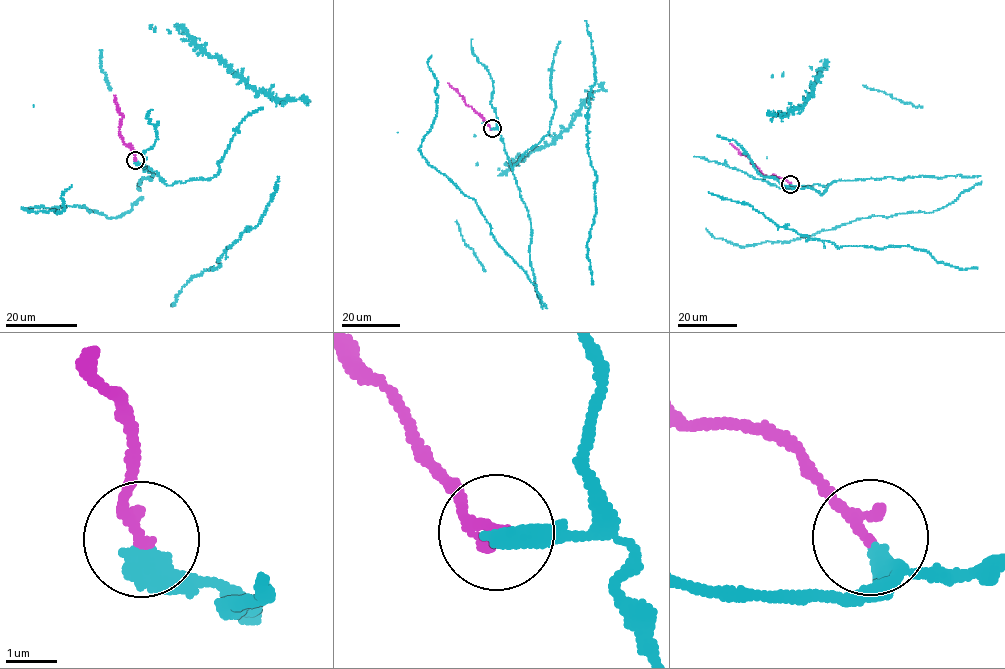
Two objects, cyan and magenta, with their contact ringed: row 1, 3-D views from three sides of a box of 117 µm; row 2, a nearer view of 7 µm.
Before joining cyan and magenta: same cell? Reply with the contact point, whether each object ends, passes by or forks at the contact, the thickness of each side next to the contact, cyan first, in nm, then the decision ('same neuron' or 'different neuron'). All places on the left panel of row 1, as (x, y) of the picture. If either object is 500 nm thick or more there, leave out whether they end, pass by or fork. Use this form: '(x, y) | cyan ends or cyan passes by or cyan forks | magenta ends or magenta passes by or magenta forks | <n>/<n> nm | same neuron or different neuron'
(135, 160) | cyan ends | magenta ends | 460/280 nm | different neuron

